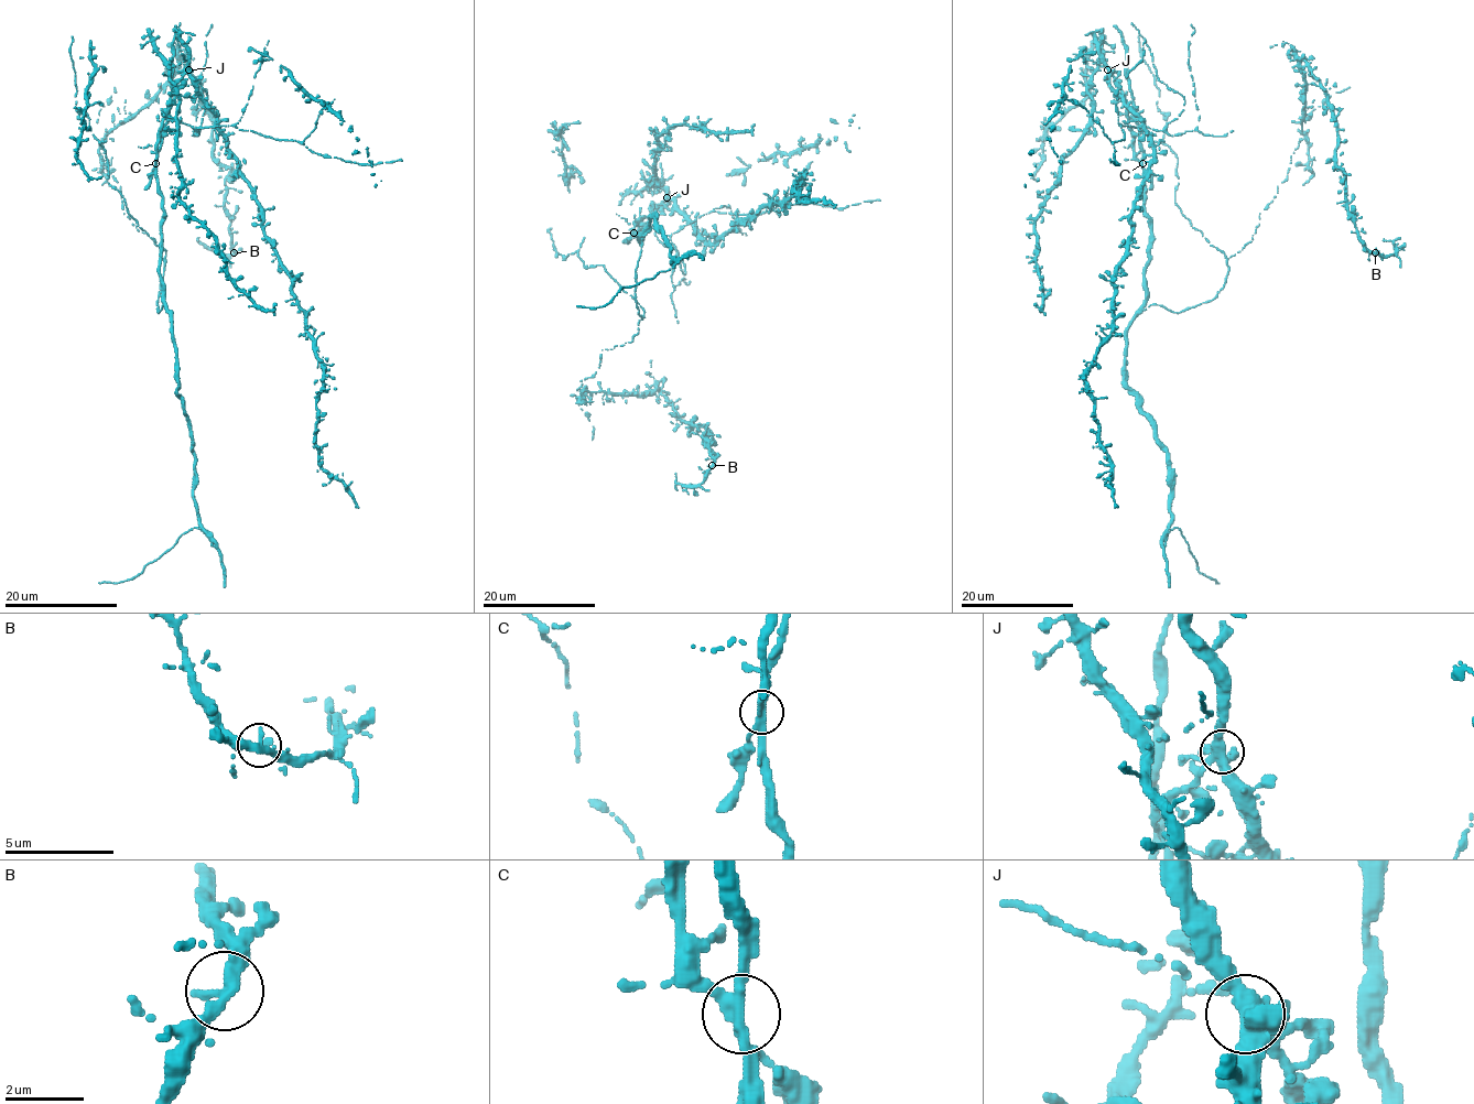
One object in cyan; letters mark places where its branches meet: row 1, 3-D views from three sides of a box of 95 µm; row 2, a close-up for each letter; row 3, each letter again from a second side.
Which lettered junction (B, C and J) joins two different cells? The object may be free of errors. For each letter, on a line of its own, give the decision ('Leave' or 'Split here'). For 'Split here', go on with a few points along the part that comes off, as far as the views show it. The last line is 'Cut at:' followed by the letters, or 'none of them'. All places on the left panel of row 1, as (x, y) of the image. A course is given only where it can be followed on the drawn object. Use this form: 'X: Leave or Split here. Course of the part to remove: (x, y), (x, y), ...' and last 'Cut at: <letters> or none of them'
B: Leave
C: Leave
J: Leave
Cut at: none of them

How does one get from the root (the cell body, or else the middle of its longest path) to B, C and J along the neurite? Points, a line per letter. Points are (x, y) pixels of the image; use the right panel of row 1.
B: (1145, 278), (1146, 305), (1171, 312), (1224, 287), (1304, 138), (1303, 60), (1375, 252)
C: (1145, 278), (1150, 218), (1145, 209), (1141, 163)
J: (1145, 278), (1150, 218), (1145, 209), (1144, 166), (1134, 150), (1126, 99), (1107, 69)

